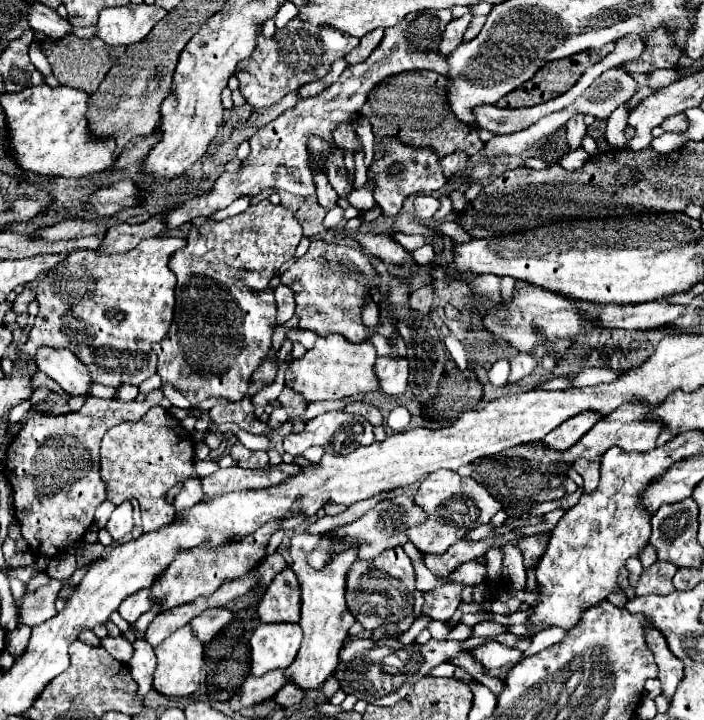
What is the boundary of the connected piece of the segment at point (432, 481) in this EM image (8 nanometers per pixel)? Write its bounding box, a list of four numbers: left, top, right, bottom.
[407,470,501,554]

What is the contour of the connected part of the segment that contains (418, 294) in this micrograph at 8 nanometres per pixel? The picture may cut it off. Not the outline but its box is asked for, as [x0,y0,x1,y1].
[411,282,435,314]

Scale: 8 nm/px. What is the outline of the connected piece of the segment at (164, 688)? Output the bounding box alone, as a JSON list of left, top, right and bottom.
[153,624,205,698]

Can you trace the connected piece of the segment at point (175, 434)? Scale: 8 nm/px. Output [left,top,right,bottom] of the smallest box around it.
[101,406,195,532]

